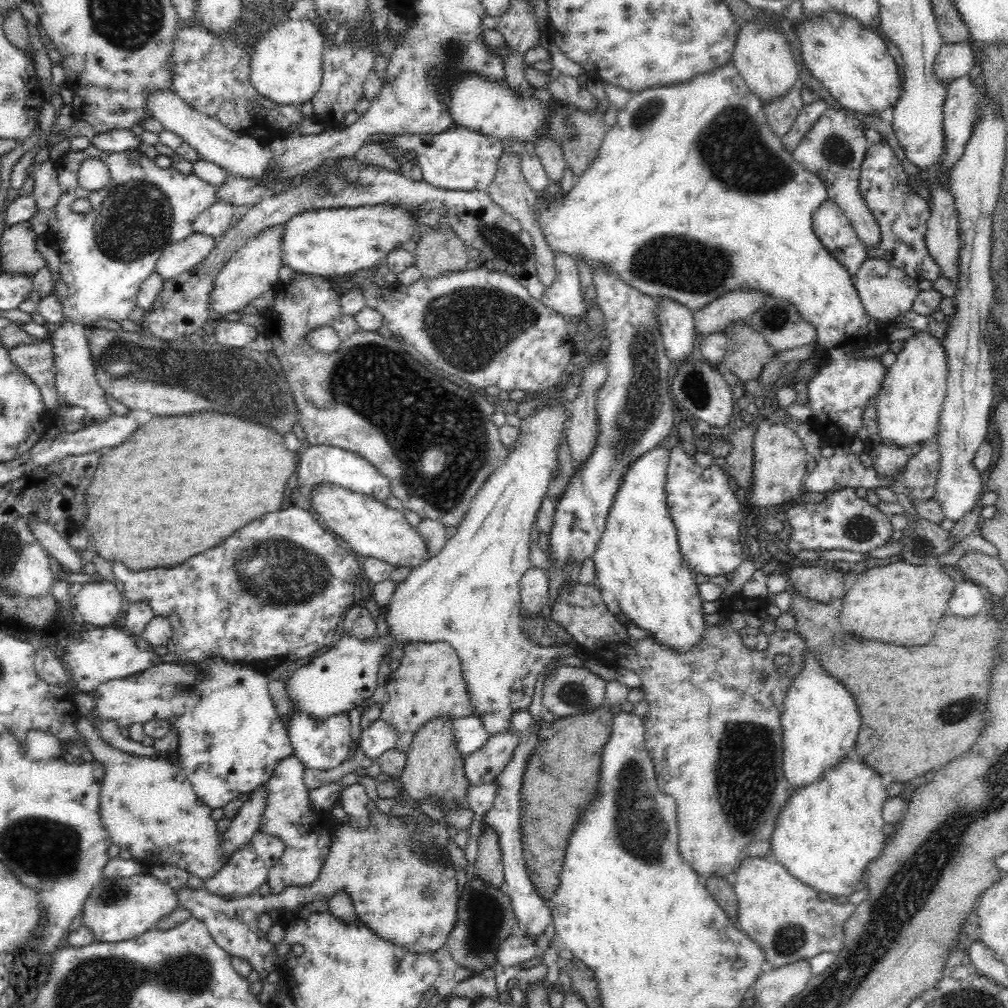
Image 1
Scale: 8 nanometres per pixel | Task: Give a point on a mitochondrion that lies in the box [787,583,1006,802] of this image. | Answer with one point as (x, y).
(961, 709)

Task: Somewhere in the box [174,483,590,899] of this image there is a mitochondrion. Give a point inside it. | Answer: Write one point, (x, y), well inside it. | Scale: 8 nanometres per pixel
(276, 570)

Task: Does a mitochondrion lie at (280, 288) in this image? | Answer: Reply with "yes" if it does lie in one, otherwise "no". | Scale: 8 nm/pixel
no

